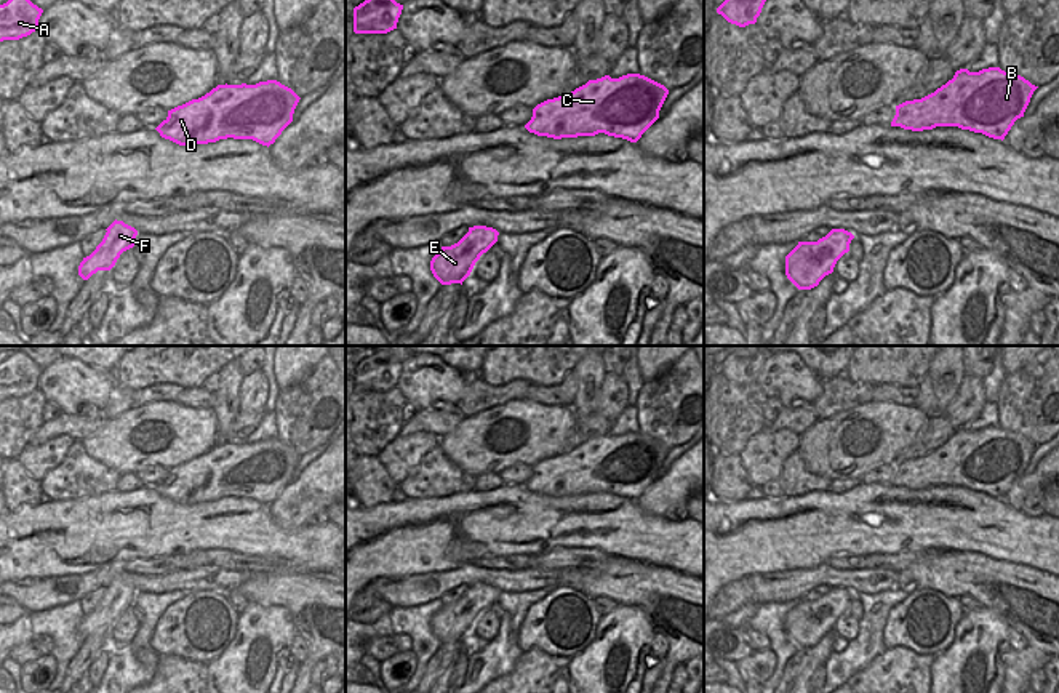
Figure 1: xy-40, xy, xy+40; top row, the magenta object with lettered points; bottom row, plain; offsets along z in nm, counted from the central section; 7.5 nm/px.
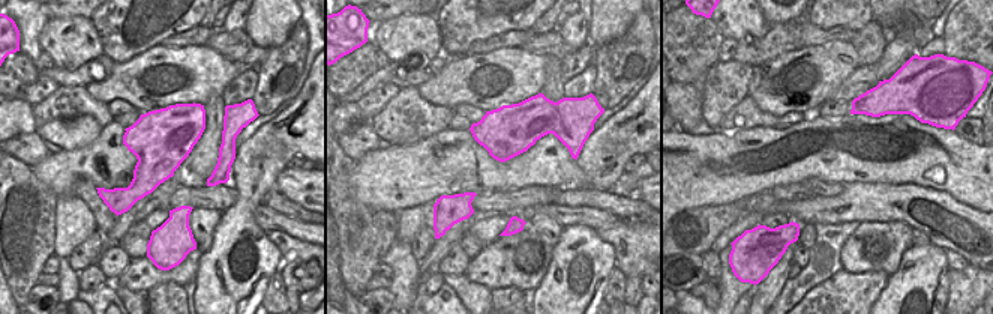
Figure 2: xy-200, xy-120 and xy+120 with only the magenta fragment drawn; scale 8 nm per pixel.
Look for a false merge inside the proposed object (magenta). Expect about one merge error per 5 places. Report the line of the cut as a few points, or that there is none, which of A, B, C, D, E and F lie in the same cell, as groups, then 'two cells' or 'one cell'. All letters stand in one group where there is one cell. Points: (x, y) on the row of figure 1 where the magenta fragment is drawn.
cut none; groups A B C D E F; one cell

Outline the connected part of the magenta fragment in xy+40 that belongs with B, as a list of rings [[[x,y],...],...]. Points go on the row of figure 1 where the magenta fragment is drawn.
[[[1000,67],[960,69],[934,93],[896,106],[891,126],[912,131],[958,126],[1003,141],[1014,122],[1024,117],[1037,88]]]

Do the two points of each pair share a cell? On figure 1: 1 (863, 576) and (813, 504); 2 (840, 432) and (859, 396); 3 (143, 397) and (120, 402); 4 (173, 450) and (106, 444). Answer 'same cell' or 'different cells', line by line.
1: different cells
2: different cells
3: same cell
4: same cell

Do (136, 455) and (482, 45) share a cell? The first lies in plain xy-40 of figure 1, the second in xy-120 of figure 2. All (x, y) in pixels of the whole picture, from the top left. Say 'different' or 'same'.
different

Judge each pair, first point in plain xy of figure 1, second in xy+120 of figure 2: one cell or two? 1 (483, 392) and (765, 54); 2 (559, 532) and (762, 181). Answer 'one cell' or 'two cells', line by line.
1: one cell
2: one cell

